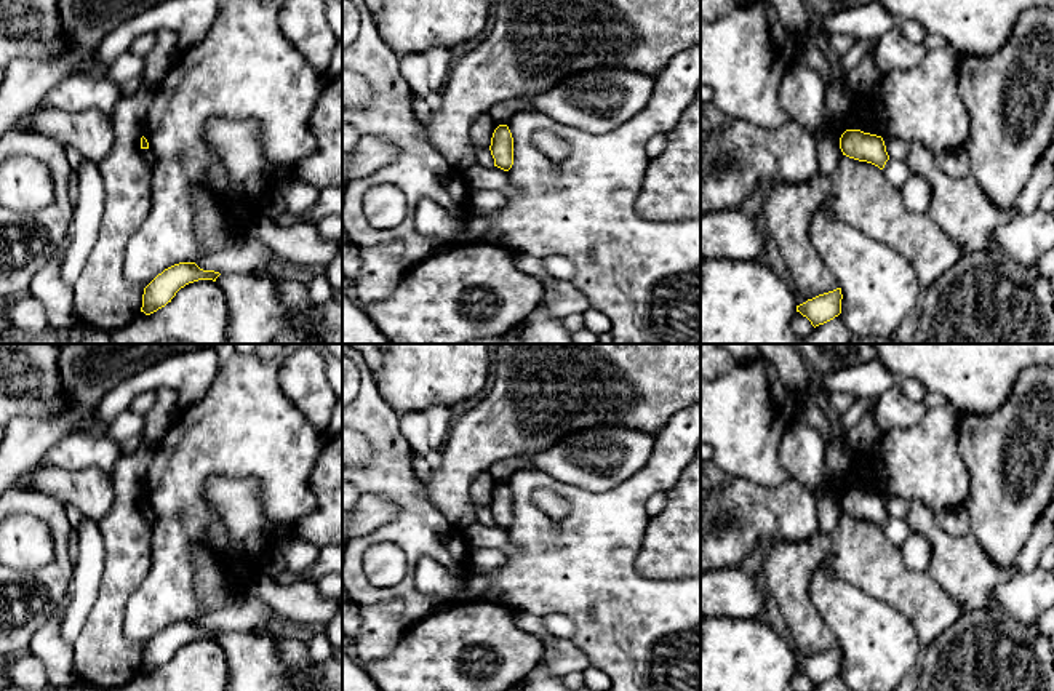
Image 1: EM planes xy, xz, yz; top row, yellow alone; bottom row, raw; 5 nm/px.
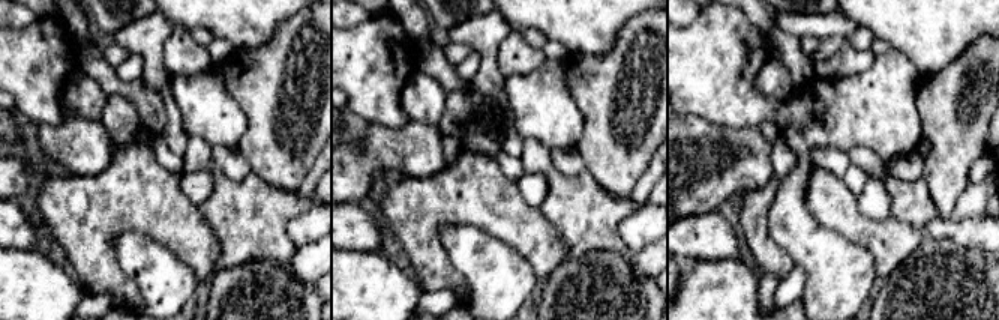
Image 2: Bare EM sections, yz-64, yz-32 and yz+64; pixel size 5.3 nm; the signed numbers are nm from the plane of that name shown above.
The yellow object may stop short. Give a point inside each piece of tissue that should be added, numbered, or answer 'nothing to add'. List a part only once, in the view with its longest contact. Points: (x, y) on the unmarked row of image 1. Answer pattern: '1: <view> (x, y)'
nothing to add

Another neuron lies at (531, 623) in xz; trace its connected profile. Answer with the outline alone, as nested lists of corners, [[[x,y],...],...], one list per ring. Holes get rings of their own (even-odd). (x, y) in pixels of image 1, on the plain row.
[[[517,613],[515,622],[526,632],[534,633],[544,646],[550,646],[555,643],[555,637],[550,635],[545,627],[542,616],[533,614],[533,613]]]

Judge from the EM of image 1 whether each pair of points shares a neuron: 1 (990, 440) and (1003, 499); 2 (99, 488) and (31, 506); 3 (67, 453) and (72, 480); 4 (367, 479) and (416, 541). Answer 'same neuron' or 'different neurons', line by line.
1: same neuron
2: different neurons
3: different neurons
4: same neuron

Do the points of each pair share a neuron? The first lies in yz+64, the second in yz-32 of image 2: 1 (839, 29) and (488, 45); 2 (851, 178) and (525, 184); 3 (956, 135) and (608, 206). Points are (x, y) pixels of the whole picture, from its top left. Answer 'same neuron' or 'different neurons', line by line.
1: same neuron
2: different neurons
3: different neurons

